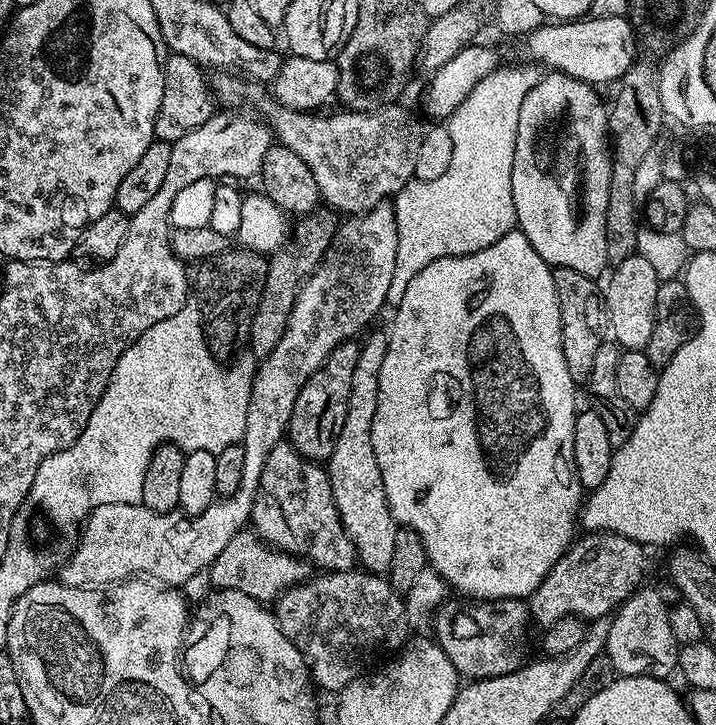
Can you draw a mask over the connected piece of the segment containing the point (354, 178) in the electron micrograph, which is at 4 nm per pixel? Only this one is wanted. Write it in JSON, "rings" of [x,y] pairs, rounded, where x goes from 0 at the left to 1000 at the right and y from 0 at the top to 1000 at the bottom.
{"rings":[[[561,143],[538,145],[529,154],[478,152],[466,160],[416,154],[395,146],[383,152],[380,178],[384,192],[427,225],[444,252],[448,274],[471,294],[493,298],[514,292],[552,272],[580,244],[578,228],[594,178],[582,160]]]}

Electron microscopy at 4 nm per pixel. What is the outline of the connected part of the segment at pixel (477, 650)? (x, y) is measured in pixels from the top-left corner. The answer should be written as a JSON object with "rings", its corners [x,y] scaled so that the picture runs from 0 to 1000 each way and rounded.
{"rings":[[[730,826],[631,832],[622,830],[609,843],[606,881],[623,902],[623,908],[628,908],[628,913],[644,934],[652,935],[655,939],[684,937],[696,931],[712,930],[733,914],[732,876],[737,872],[737,861],[740,862],[740,839]]]}

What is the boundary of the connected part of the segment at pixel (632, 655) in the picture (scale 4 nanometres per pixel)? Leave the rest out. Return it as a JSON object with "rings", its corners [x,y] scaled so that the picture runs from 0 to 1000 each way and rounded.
{"rings":[[[895,810],[883,818],[851,854],[851,879],[844,894],[855,923],[866,932],[933,930],[946,926],[947,890],[936,869],[936,839],[911,811]]]}

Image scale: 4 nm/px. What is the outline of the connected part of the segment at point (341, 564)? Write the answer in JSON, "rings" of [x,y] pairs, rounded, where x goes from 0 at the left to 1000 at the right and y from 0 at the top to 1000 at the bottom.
{"rings":[[[394,610],[377,621],[377,632],[372,632],[372,643],[366,648],[363,676],[352,699],[349,723],[358,738],[385,760],[434,774],[447,786],[472,789],[499,782],[500,763],[475,719],[457,644],[425,633],[406,611]]]}

